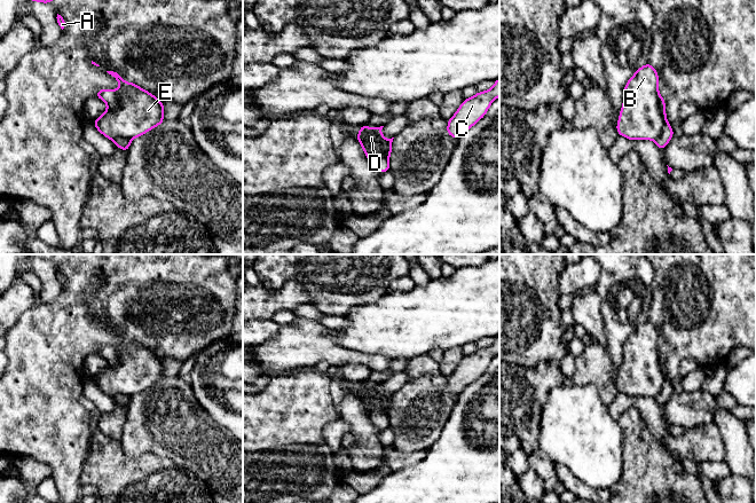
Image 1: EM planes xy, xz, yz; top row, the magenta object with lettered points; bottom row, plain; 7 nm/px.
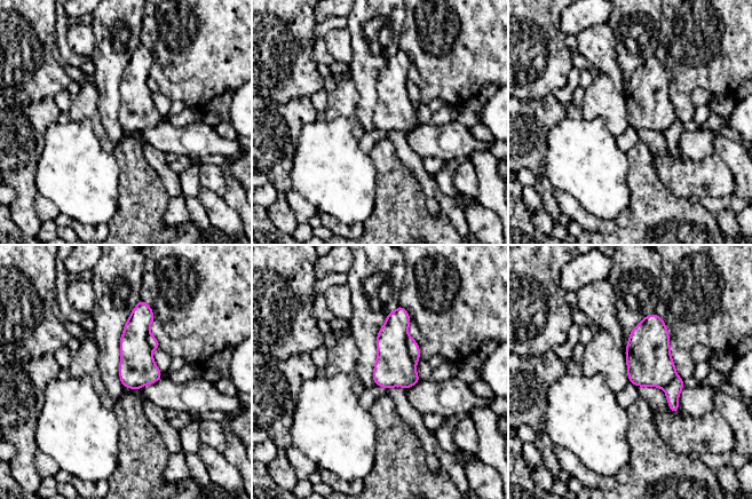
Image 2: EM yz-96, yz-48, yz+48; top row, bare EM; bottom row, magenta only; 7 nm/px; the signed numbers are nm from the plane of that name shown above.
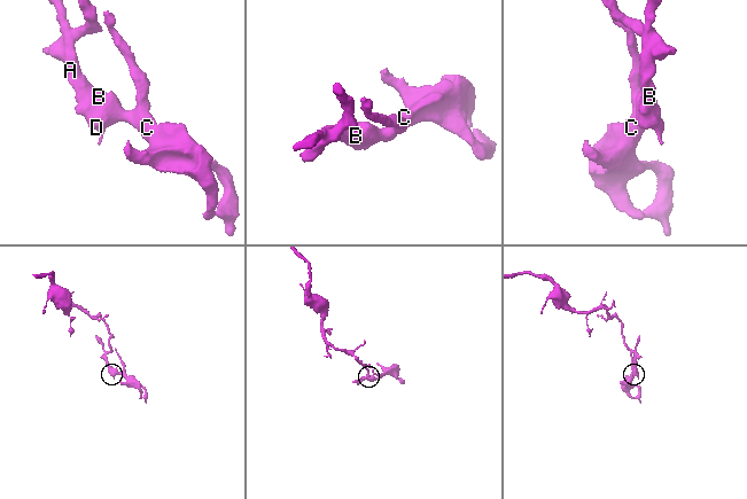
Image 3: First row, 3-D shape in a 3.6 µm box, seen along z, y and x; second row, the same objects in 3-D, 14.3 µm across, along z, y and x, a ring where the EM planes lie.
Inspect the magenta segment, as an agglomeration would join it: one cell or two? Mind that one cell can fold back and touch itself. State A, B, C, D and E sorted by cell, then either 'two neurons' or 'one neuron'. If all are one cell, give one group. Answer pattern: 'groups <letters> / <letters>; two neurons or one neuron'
groups A / B C D E; two neurons

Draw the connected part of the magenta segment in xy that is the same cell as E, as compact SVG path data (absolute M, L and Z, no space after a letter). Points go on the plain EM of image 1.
M107 329L119 338L120 343L116 347L117 363L108 364L104 370L93 377L101 391L111 398L117 395L132 398L165 379L163 359L134 339L126 339L120 330Z

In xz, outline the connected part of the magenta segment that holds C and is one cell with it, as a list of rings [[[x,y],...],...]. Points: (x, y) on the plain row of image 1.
[[[499,335],[486,348],[478,348],[473,354],[465,355],[456,370],[448,377],[448,392],[458,395],[474,383],[487,370],[490,361],[499,353]]]

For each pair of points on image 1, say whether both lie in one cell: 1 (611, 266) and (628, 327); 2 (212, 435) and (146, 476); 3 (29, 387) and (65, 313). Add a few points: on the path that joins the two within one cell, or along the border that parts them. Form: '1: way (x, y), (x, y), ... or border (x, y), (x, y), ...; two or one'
1: way (609, 283), (605, 300), (608, 304), (611, 316); one
2: border (144, 454), (165, 456), (194, 476); two
3: way (44, 369), (46, 347), (61, 331); one

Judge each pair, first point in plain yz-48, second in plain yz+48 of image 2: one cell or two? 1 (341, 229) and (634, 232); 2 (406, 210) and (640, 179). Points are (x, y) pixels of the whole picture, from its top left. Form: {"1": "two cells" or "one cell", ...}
{"1": "two cells", "2": "one cell"}

